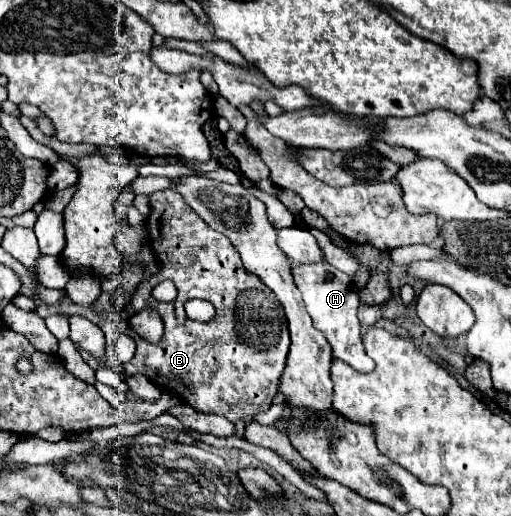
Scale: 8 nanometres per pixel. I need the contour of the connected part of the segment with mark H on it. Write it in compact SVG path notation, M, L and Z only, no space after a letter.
M329 263L297 265L293 269L293 277L299 291L303 293L303 301L305 301L307 313L313 319L315 329L319 329L325 335L325 339L333 347L333 355L357 371L363 371L363 373L373 371L373 361L367 357L361 343L361 325L357 321L359 295L357 295L357 287L353 279Z

